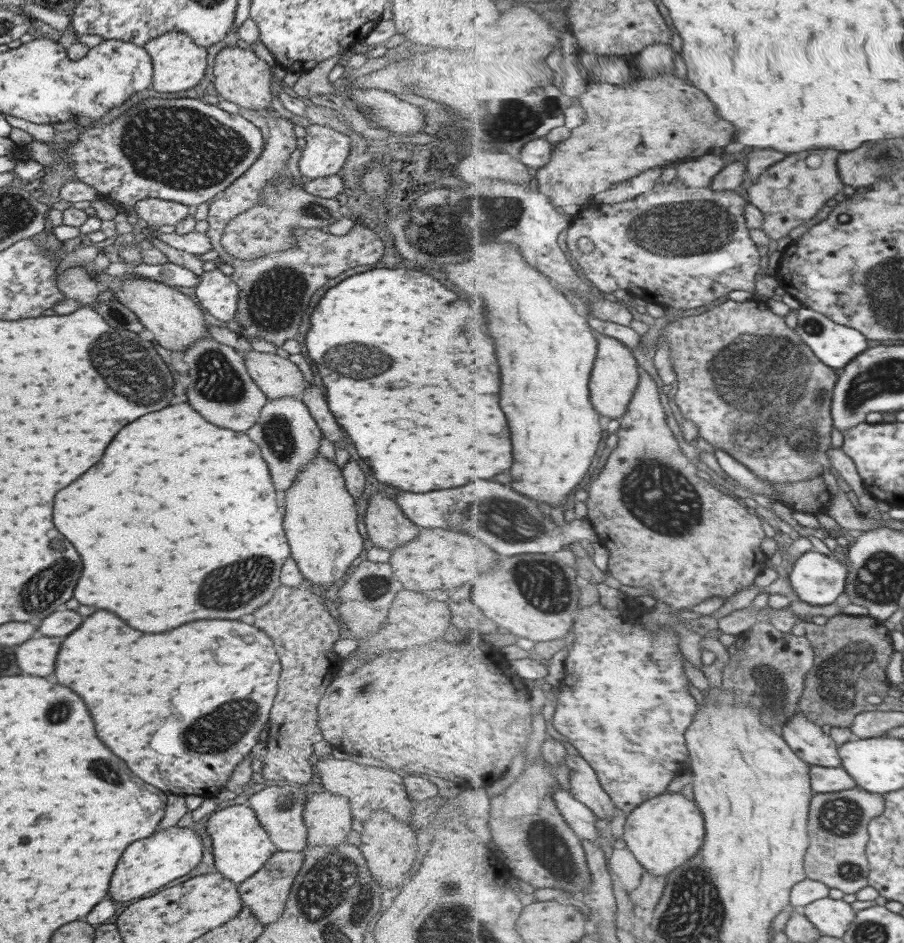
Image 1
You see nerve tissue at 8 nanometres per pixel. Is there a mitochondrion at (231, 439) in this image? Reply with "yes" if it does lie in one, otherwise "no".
no

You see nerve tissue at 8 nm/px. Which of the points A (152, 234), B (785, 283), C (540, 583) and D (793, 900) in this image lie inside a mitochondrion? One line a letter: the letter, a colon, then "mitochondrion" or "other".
A: other
B: other
C: mitochondrion
D: other

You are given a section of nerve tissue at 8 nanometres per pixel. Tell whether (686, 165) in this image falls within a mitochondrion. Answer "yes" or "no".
no

